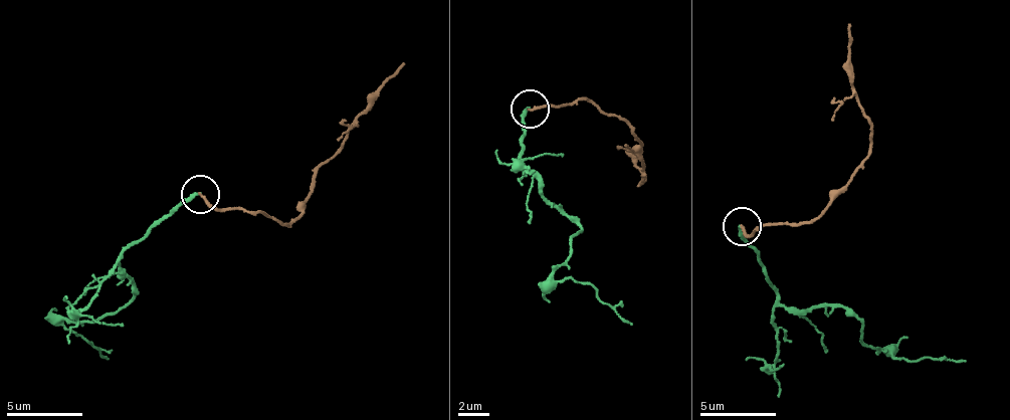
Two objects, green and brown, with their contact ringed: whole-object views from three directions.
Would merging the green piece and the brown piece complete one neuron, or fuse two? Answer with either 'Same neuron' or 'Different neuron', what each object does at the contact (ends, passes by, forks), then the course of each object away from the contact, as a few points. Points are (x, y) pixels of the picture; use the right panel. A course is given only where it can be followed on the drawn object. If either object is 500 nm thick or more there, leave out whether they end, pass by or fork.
Different neuron. At the ring green ends. At the ring brown ends. Course of green: (741, 227), (746, 243), (760, 249), (783, 305), (841, 306), (857, 317), (863, 346), (908, 361), (967, 360). Course of brown: (741, 227), (746, 235), (808, 222), (833, 201), (873, 141), (856, 96), (847, 24)

